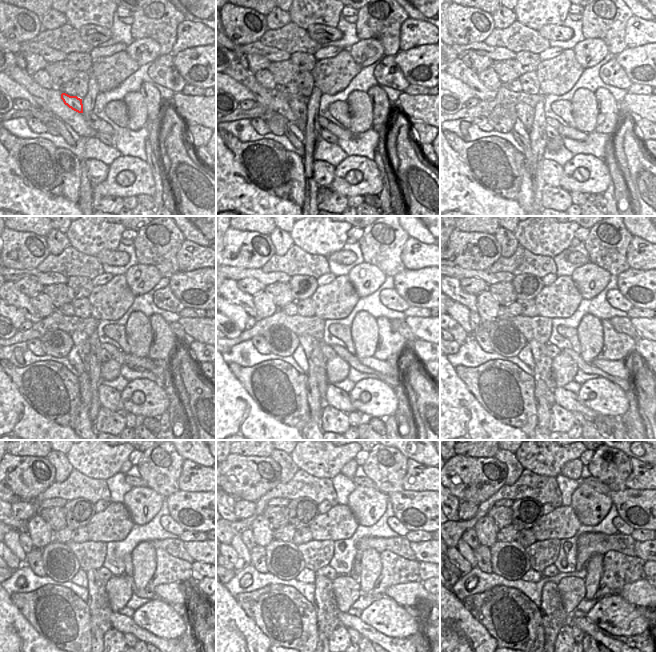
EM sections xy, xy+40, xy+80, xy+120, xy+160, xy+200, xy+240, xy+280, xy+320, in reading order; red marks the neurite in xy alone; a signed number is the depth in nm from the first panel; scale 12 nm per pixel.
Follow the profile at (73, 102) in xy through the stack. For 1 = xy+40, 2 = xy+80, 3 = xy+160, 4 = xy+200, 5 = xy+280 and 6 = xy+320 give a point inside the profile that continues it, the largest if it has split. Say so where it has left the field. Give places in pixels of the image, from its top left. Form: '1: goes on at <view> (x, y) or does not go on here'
1: goes on at xy+40 (300, 109)
2: goes on at xy+80 (526, 114)
3: goes on at xy+160 (316, 359)
4: goes on at xy+200 (544, 379)
5: goes on at xy+280 (327, 612)
6: goes on at xy+320 (554, 616)

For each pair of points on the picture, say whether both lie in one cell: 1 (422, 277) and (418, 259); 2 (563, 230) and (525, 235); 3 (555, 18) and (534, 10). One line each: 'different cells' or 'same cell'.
1: different cells
2: same cell
3: same cell

